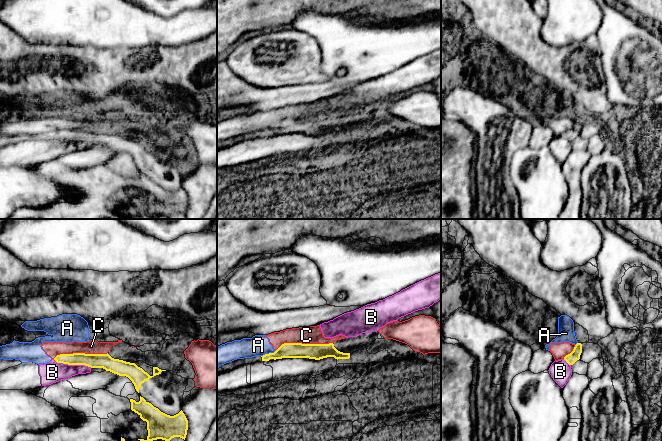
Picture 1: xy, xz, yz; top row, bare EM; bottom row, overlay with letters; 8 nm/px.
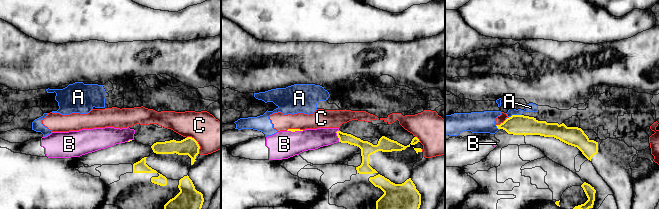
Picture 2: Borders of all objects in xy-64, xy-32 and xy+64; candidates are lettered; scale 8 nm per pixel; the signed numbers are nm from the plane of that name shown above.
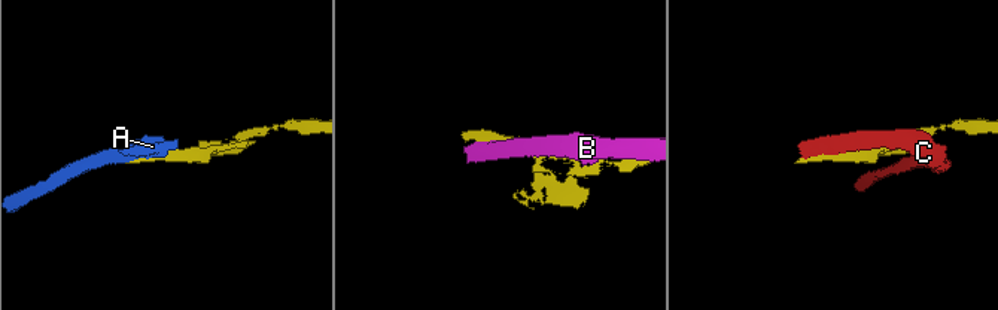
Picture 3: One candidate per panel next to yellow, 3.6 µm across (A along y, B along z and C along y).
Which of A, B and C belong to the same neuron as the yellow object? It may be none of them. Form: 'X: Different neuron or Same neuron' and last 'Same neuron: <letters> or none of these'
A: Different neuron
B: Different neuron
C: Different neuron
Same neuron: none of these

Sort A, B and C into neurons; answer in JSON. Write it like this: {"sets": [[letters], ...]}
{"sets": [["A", "C"], ["B"]]}

